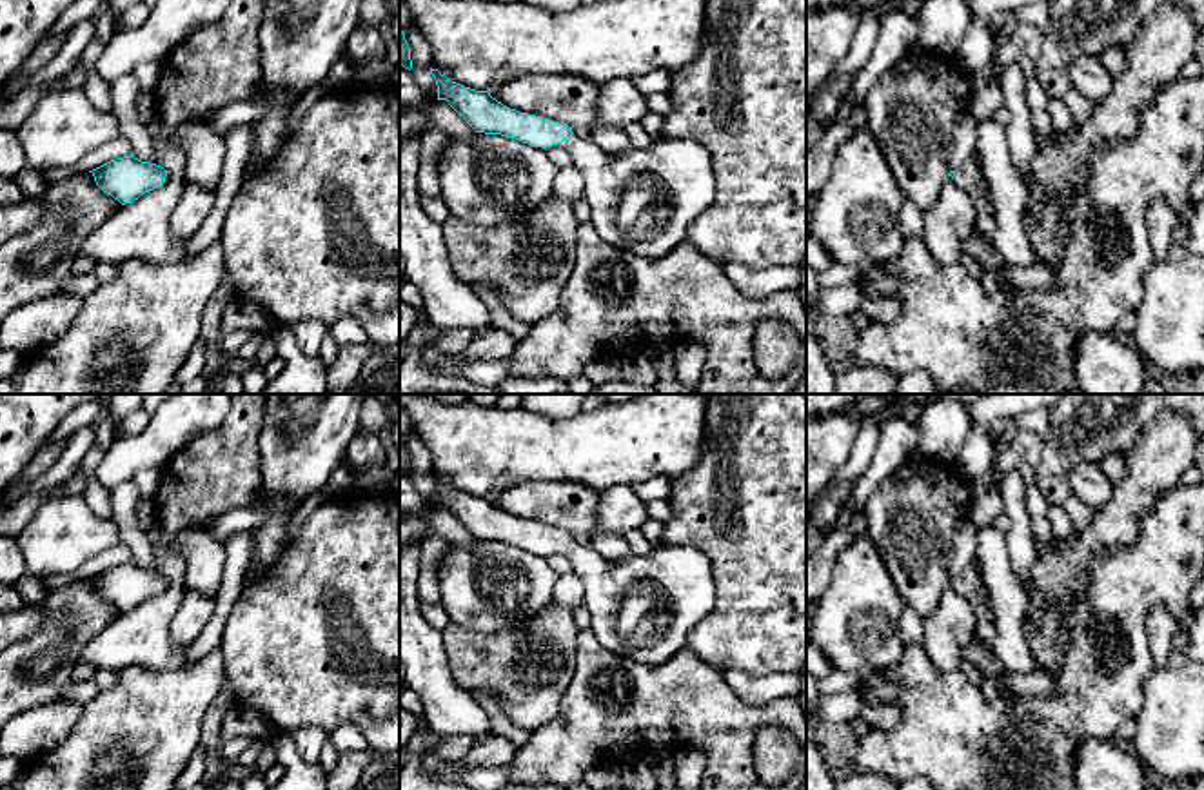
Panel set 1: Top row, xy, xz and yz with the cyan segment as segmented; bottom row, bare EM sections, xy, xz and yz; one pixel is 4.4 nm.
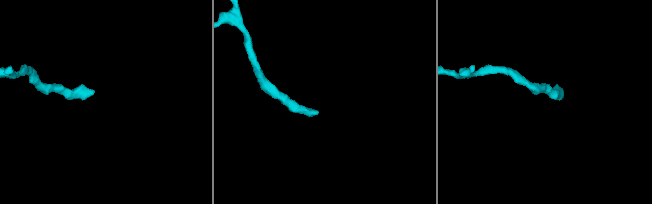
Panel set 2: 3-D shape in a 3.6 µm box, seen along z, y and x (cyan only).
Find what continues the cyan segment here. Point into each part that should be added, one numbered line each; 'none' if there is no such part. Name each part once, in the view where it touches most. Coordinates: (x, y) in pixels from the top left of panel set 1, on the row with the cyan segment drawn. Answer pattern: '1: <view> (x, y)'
1: xz (643, 200)

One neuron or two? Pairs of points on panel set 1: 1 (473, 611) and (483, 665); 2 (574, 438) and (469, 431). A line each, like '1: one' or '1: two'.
1: two
2: one

